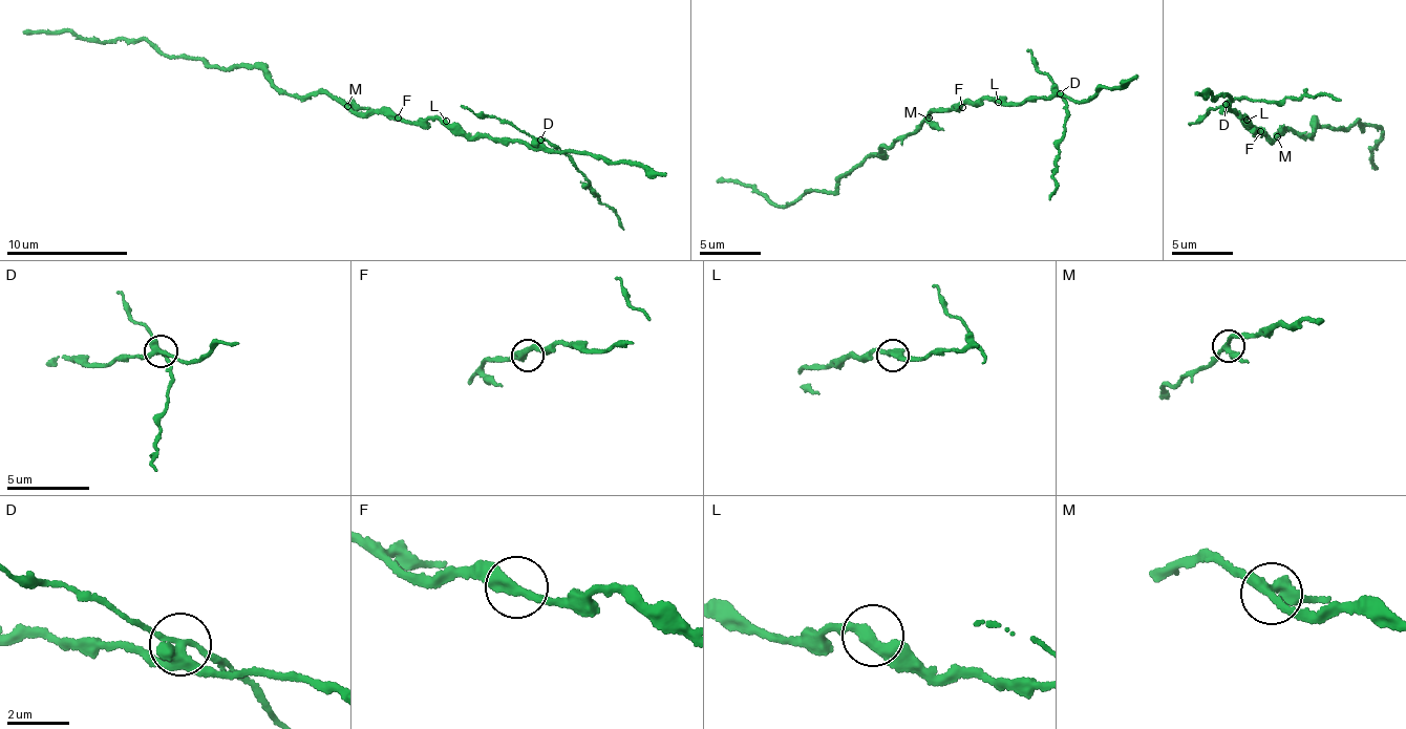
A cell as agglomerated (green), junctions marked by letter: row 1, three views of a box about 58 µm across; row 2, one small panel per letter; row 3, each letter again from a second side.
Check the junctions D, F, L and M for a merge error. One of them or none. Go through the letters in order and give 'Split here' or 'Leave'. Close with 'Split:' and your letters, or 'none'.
D: Split here
F: Leave
L: Leave
M: Leave
Split: D

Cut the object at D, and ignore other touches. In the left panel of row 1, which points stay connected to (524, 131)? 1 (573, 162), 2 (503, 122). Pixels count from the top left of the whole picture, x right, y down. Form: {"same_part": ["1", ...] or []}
{"same_part": ["1", "2"]}

